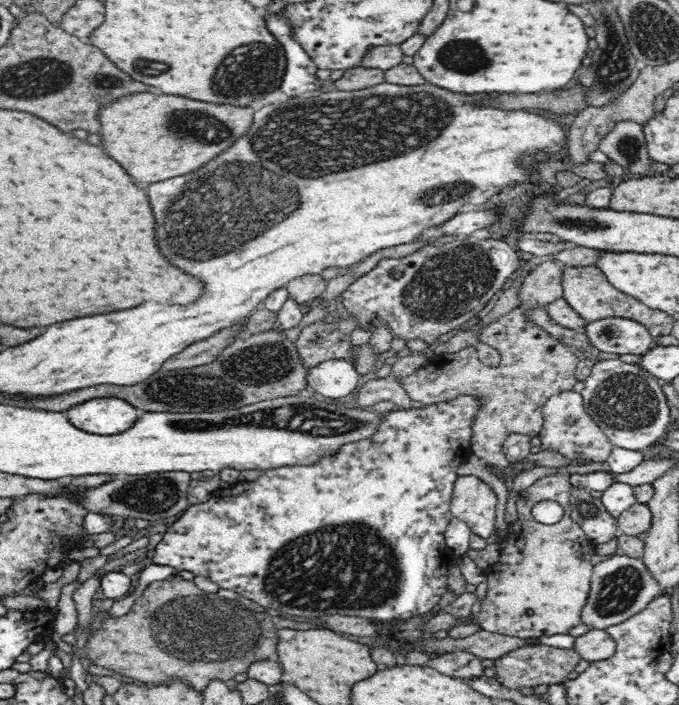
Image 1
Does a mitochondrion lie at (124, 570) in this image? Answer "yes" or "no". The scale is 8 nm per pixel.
no

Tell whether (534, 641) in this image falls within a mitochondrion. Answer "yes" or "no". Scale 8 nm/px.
no

